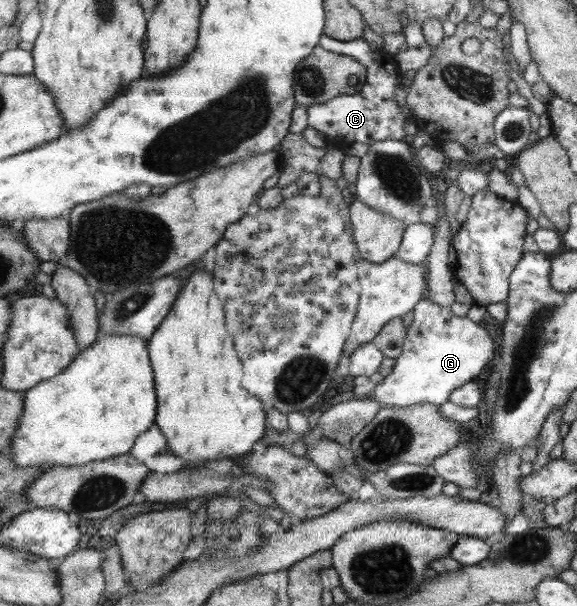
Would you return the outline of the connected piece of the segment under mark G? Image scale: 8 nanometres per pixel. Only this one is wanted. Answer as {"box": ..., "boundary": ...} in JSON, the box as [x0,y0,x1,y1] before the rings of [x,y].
{"box":[367,298,494,408],"boundary":[[[423,298],[414,305],[413,320],[408,327],[401,353],[394,361],[394,368],[367,393],[367,397],[372,397],[380,408],[402,408],[430,403],[442,405],[451,391],[468,383],[472,377],[480,373],[480,369],[488,363],[492,353],[494,345],[482,327],[474,325],[466,317],[455,317],[445,306],[439,306],[436,302]]]}

